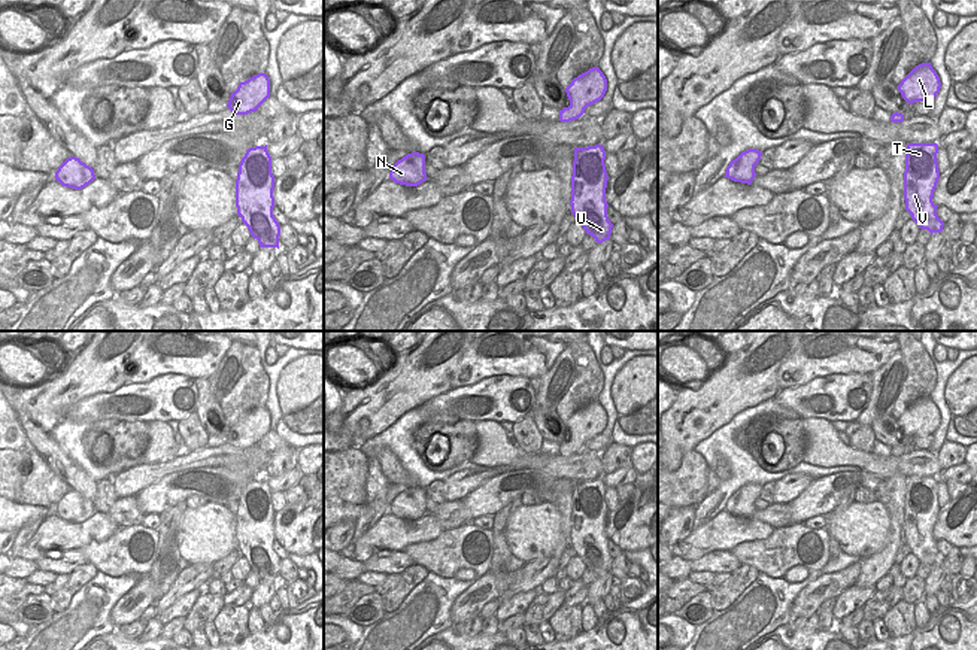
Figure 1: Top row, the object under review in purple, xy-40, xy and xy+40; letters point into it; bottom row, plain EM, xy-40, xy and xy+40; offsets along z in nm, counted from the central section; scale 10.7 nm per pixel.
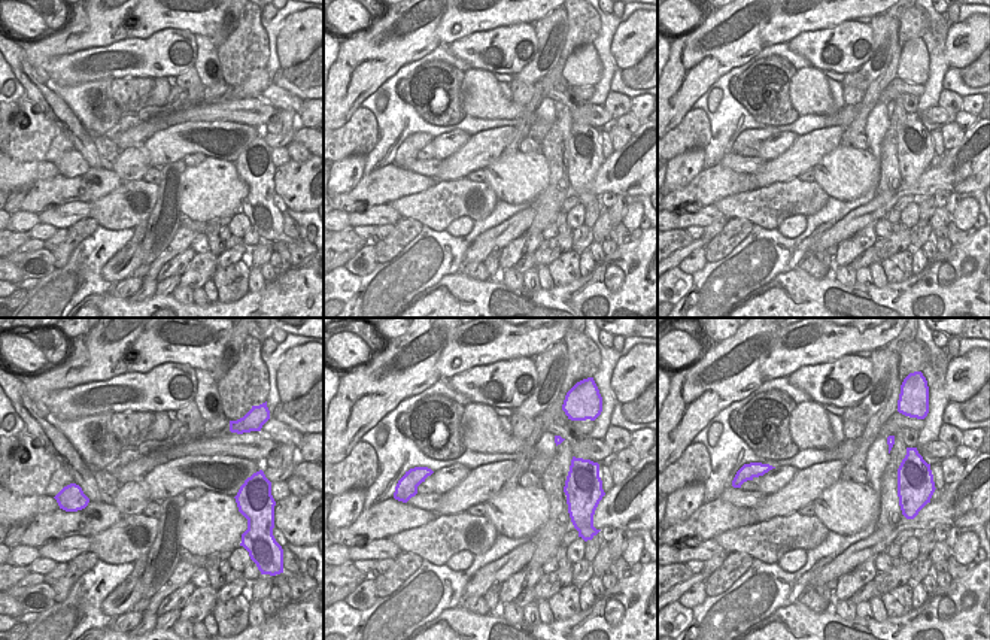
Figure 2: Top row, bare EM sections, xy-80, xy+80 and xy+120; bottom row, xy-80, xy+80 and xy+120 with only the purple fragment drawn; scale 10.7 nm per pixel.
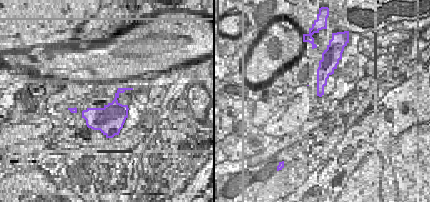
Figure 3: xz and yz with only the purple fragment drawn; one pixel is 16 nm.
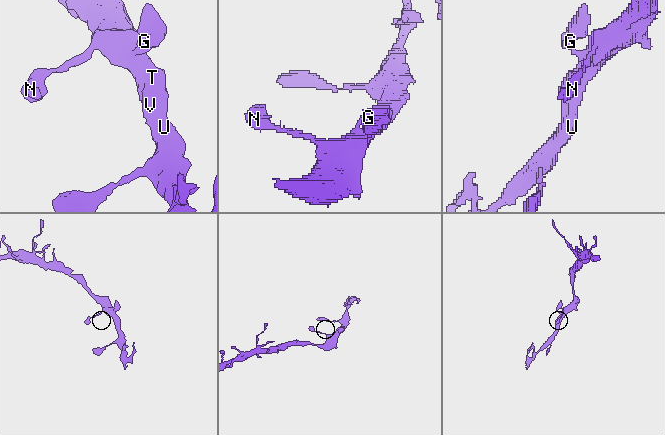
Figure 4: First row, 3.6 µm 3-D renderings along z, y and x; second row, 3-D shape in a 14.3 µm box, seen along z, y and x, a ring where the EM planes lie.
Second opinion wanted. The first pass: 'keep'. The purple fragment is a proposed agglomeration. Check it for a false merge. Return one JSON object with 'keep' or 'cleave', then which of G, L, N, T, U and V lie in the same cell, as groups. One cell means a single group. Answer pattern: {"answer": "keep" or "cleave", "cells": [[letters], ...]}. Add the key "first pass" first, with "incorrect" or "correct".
{"first pass": "correct", "answer": "keep", "cells": [["G", "L", "N", "T", "U", "V"]]}

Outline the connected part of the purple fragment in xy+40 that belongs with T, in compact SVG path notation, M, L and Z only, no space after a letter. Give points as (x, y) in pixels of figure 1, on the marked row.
M908 143L904 171L905 210L931 236L941 233L944 227L937 215L938 206L932 201L940 179L937 154L937 143Z

